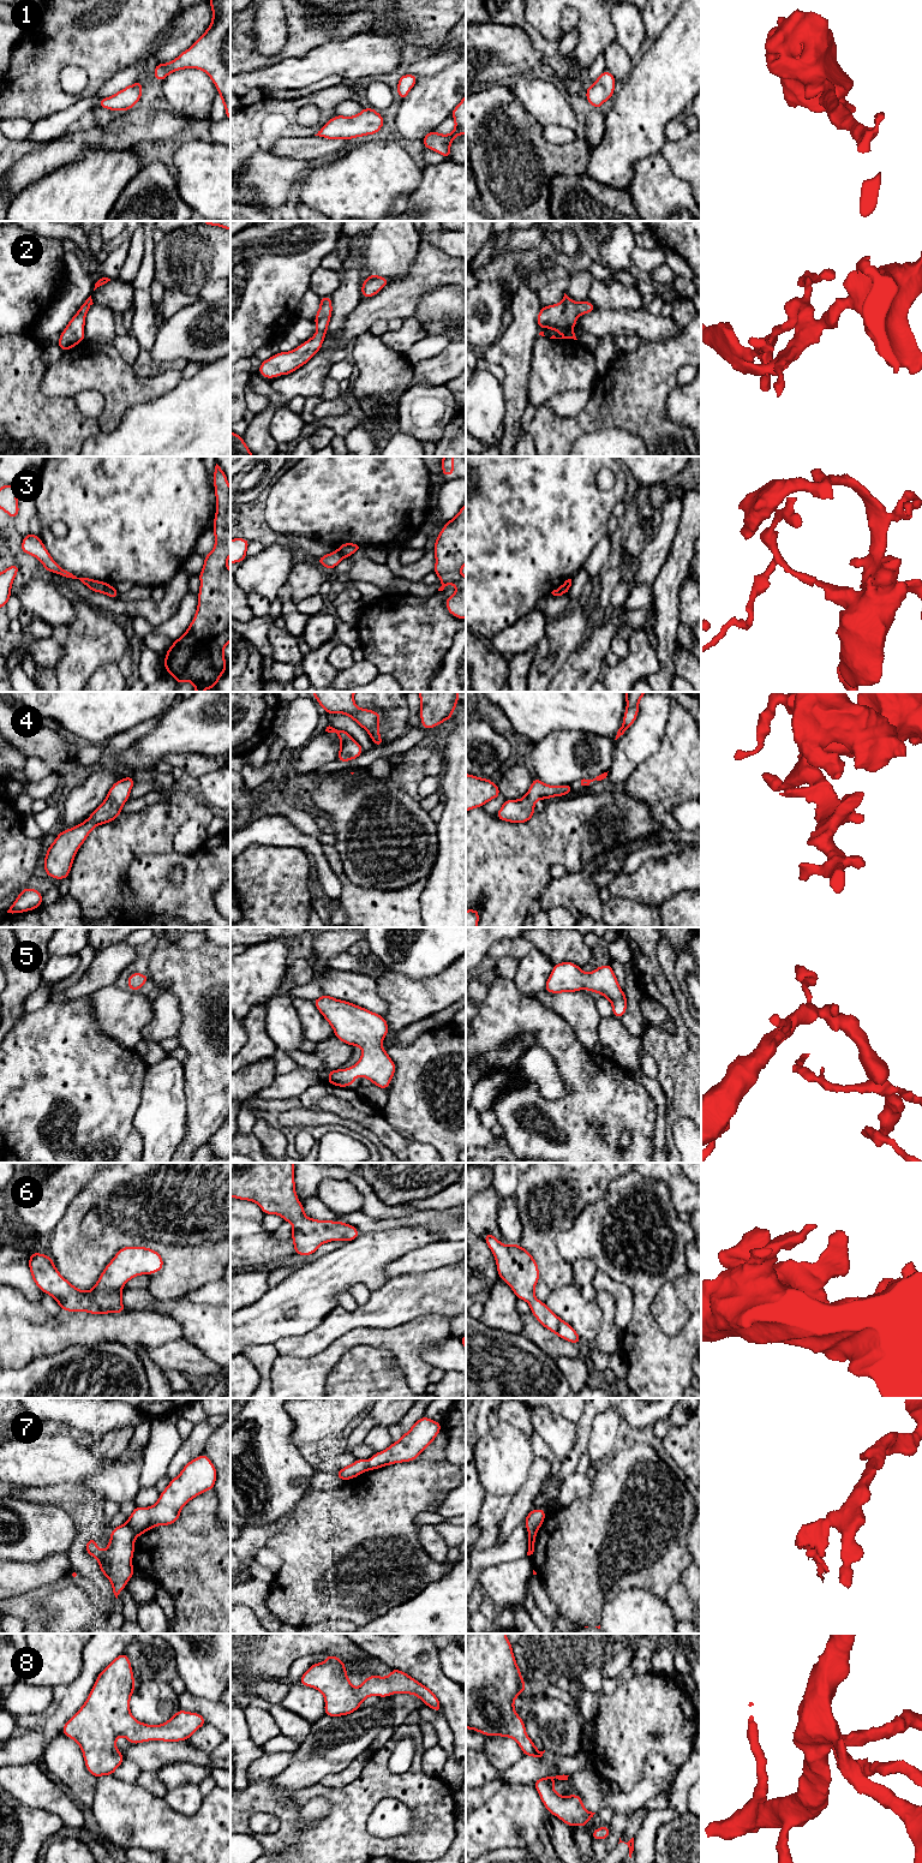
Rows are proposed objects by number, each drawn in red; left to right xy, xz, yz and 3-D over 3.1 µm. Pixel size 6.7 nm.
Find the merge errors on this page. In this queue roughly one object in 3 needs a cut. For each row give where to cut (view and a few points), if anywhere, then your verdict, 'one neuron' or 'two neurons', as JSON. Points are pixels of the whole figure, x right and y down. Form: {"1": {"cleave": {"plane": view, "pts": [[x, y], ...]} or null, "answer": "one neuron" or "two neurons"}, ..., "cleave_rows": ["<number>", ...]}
{"1": {"cleave": null, "answer": "one neuron"}, "2": {"cleave": null, "answer": "one neuron"}, "3": {"cleave": {"plane": "xy", "pts": [[109, 585], [105, 592]]}, "answer": "two neurons"}, "4": {"cleave": null, "answer": "one neuron"}, "5": {"cleave": null, "answer": "one neuron"}, "6": {"cleave": null, "answer": "one neuron"}, "7": {"cleave": {"plane": "xy", "pts": [[125, 1523], [136, 1534]]}, "answer": "two neurons"}, "8": {"cleave": null, "answer": "one neuron"}, "cleave_rows": ["3", "7"]}

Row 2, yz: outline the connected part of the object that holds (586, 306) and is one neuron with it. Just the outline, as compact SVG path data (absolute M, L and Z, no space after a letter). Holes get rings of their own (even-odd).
M564 293L561 303L540 309L537 317L538 327L539 329L549 327L551 330L558 330L562 333L561 338L552 335L550 339L577 340L573 332L573 327L577 322L577 316L591 314L594 310L595 306L591 301L585 300L582 303L575 303Z

